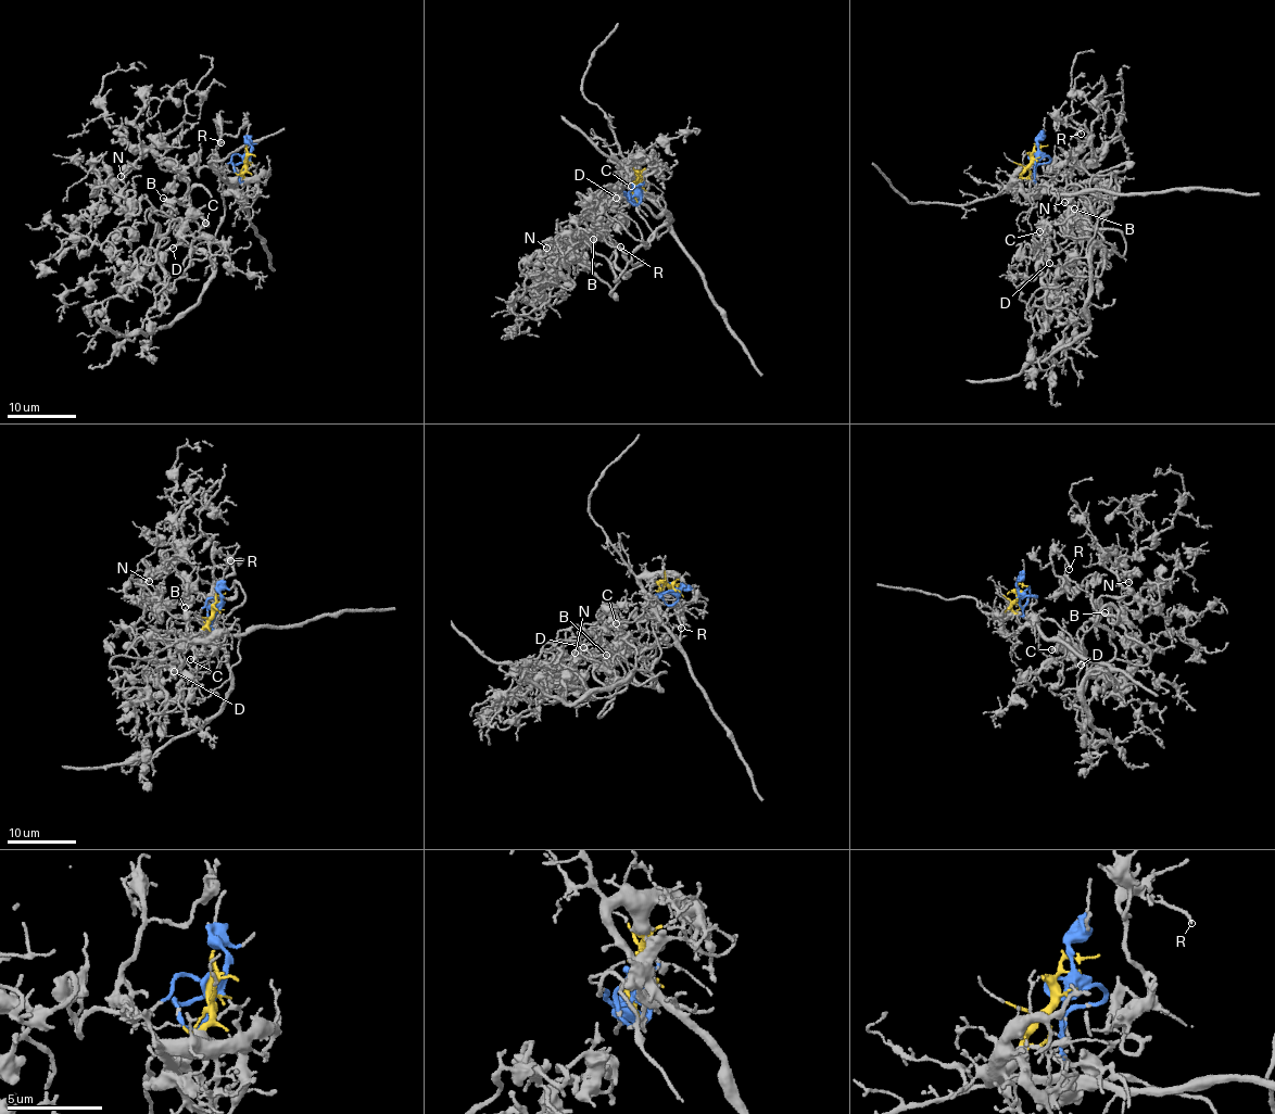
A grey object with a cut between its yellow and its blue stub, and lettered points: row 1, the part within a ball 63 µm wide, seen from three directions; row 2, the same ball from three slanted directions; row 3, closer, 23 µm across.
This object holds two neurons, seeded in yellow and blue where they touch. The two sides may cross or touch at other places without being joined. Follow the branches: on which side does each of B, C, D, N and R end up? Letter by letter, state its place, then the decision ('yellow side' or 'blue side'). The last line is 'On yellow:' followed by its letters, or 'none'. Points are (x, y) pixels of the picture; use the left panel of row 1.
B: at (163, 198); blue side
C: at (205, 223); blue side
D: at (173, 248); blue side
N: at (121, 176); blue side
R: at (221, 142); blue side
On yellow: none

